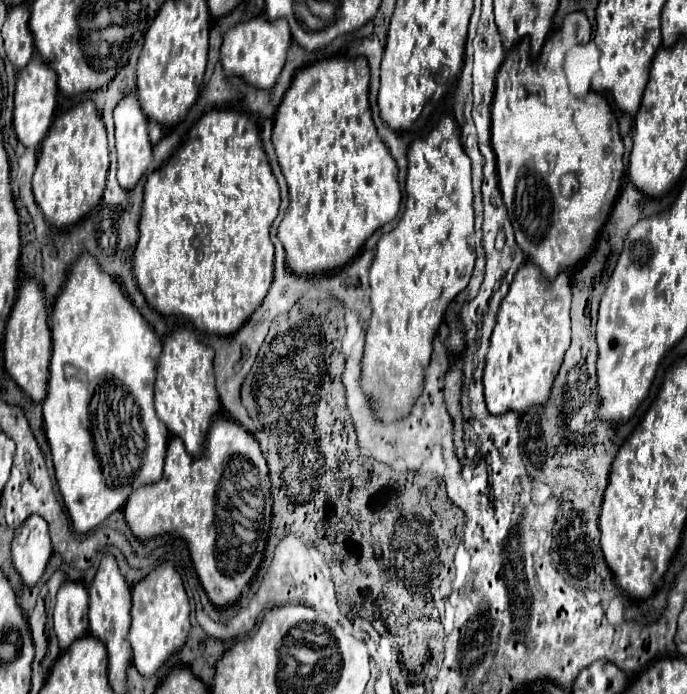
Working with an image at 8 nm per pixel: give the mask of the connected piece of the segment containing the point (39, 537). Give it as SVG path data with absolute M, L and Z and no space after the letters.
M37 515L27 517L23 527L15 533L15 545L11 547L13 565L25 585L35 585L39 581L51 553L53 549L45 519Z

